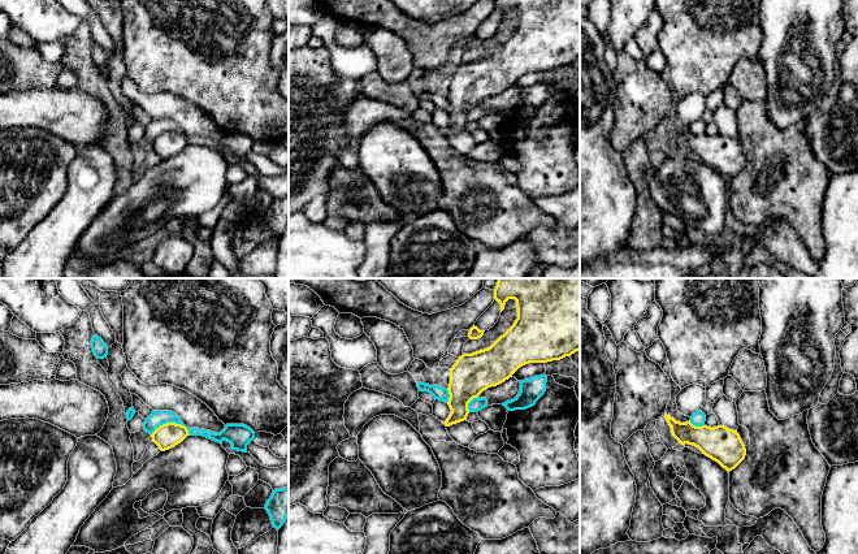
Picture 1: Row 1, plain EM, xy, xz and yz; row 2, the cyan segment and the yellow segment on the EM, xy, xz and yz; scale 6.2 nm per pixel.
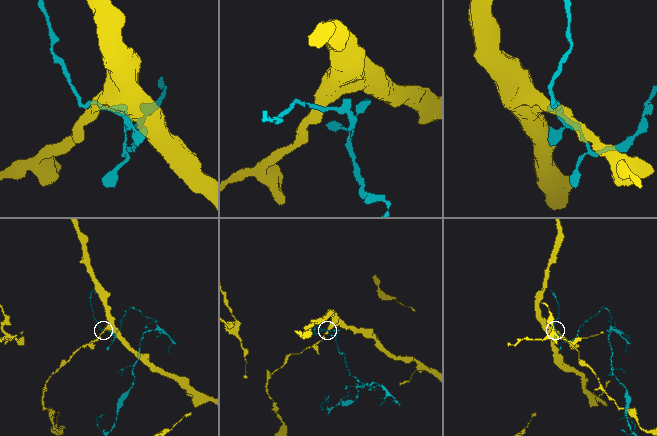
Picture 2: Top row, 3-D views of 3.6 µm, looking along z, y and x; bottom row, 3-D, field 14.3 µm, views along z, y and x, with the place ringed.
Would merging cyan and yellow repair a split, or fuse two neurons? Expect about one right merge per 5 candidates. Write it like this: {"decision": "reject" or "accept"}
{"decision": "reject"}

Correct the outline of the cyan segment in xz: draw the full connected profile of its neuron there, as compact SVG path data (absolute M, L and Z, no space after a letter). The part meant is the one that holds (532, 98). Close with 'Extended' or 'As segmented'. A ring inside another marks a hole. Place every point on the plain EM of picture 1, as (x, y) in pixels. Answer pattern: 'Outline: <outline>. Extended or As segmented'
Outline: M534 85L530 87L525 87L520 90L520 100L519 103L504 112L502 112L508 120L515 118L526 118L536 113L536 111L545 103L546 100L547 85Z. As segmented

